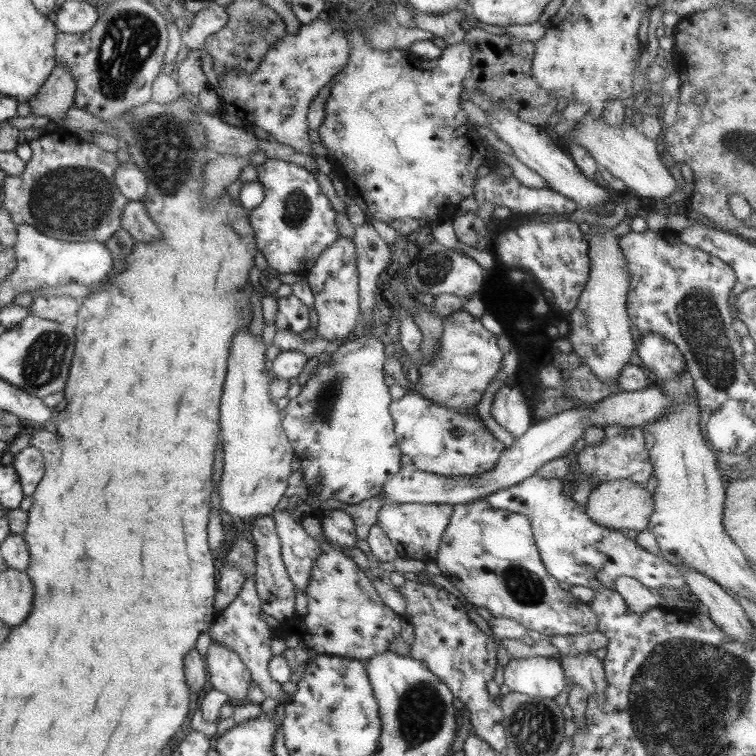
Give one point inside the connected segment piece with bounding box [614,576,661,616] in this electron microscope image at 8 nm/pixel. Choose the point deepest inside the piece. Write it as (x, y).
(638, 598)

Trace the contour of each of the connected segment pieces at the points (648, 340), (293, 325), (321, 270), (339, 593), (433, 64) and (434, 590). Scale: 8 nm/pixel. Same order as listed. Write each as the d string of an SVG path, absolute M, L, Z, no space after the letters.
M647 333L645 336L641 336L639 345L635 348L635 353L641 360L641 366L648 368L659 380L673 380L684 374L683 355L674 344L658 334Z
M296 294L276 299L276 313L274 316L275 328L290 330L296 335L303 332L308 326L308 309L301 303Z
M339 237L317 256L317 261L306 273L306 284L314 298L314 309L317 314L317 338L329 342L345 338L351 332L360 314L358 307L358 276L353 241Z
M316 510L312 511L319 524L323 538L327 542L318 542L320 553L315 557L310 570L310 577L305 595L307 598L307 612L304 617L295 617L287 622L278 633L285 640L285 650L281 656L287 661L289 668L294 672L299 666L305 666L316 654L326 654L347 657L353 660L365 661L376 654L388 650L392 640L399 637L400 622L398 614L393 613L377 595L371 582L371 577L364 573L353 559L345 555L345 551L355 547L355 526L353 519L341 510Z
M343 20L341 26L349 47L349 58L347 64L331 77L330 93L324 104L325 116L317 134L326 156L332 155L332 172L346 184L347 194L363 212L365 222L385 222L402 235L440 220L452 220L458 212L459 202L472 196L475 172L487 158L506 164L510 174L527 188L548 188L544 180L521 164L518 158L487 145L478 127L473 126L461 110L461 79L467 74L471 60L467 45L459 42L447 46L438 58L427 61L412 55L408 49L375 50L365 44L361 26Z
M407 576L401 587L395 587L403 596L414 631L414 641L410 647L410 657L420 660L447 688L453 697L459 698L469 712L469 722L473 732L487 741L489 748L500 754L505 750L506 742L502 725L502 712L495 706L487 694L485 682L492 679L495 668L495 652L498 640L484 634L470 619L462 604L453 595L439 586L420 582Z

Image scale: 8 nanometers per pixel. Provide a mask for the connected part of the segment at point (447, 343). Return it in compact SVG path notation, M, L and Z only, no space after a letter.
M462 308L444 316L441 320L441 336L439 337L432 359L424 361L417 358L414 365L419 373L416 384L411 385L410 392L421 395L428 402L456 410L457 412L476 412L476 406L487 388L487 384L495 378L501 366L501 358L504 355L497 347L496 335L483 328L479 317L469 315Z

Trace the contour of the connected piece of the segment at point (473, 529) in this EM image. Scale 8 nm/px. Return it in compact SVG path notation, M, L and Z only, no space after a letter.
M483 499L467 504L452 506L447 527L440 537L438 551L434 563L438 566L439 576L443 576L443 584L455 586L467 603L475 608L483 608L495 618L503 617L518 622L527 630L535 630L542 637L554 634L587 634L595 632L597 618L589 610L587 603L576 600L569 591L561 589L554 578L547 574L541 562L537 547L530 530L529 517L502 509L493 509Z

